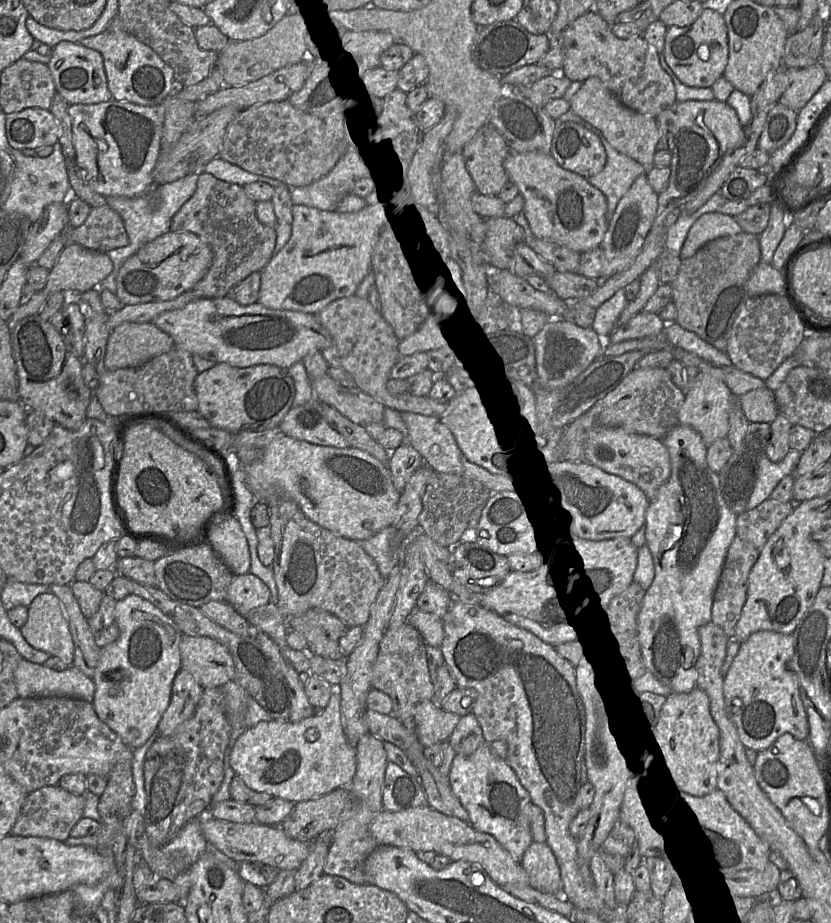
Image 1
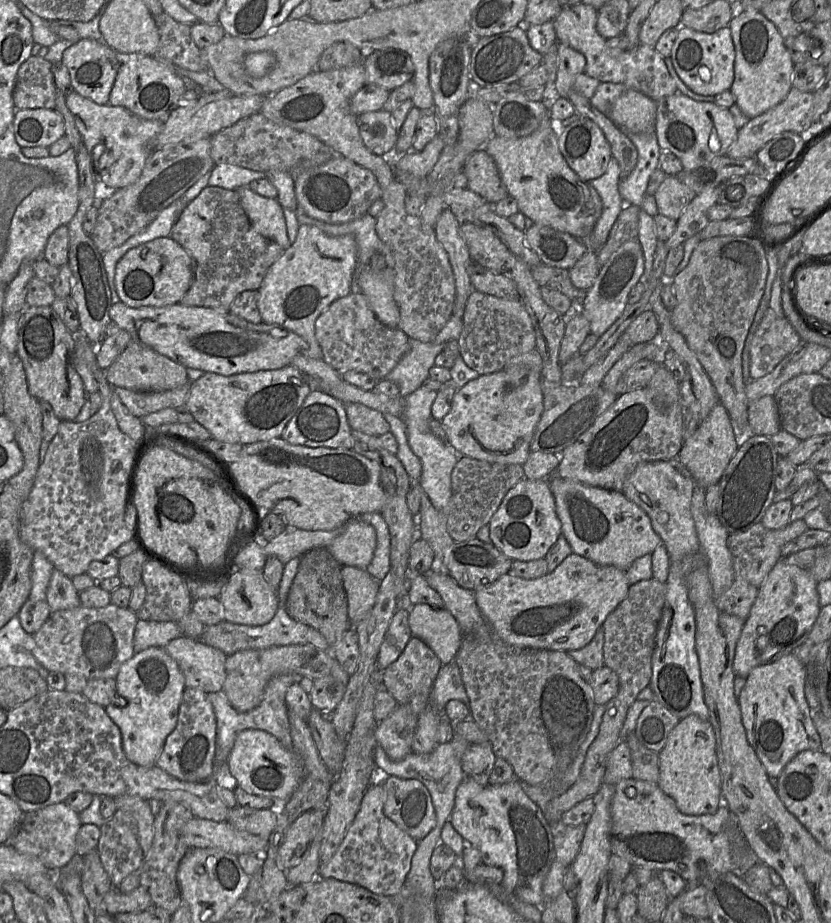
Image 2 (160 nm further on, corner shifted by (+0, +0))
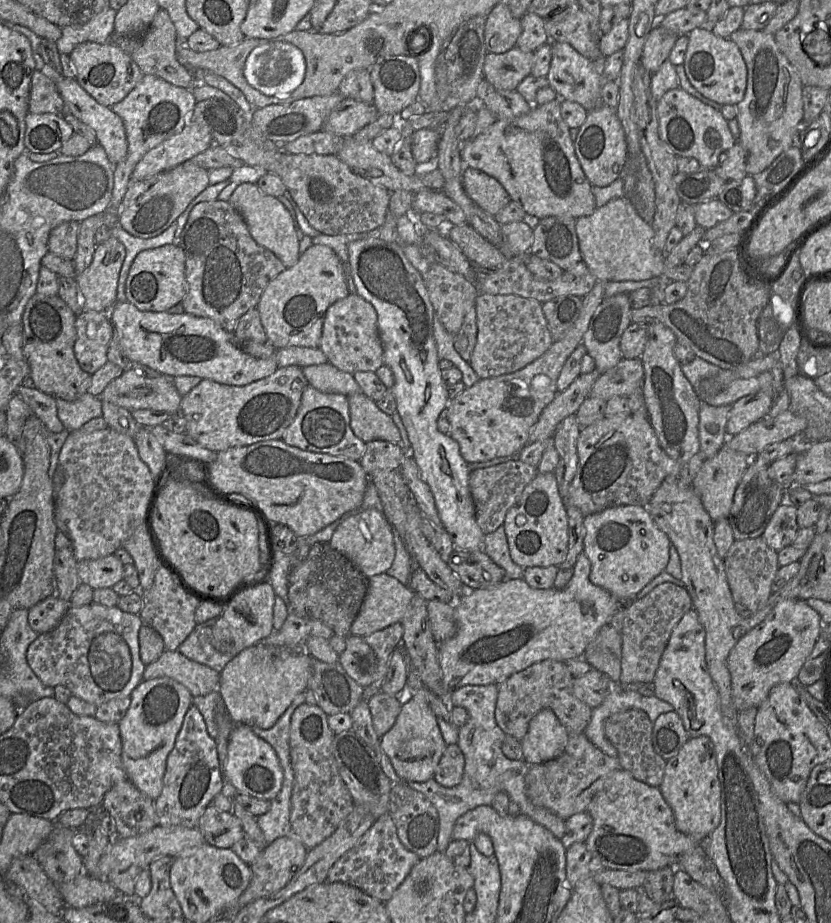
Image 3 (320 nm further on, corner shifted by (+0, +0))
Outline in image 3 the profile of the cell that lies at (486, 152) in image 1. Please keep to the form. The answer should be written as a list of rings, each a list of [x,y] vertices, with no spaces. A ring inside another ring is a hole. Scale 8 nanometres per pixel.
[[[465,167],[462,182],[468,196],[479,208],[494,217],[511,201],[498,180],[478,169]]]

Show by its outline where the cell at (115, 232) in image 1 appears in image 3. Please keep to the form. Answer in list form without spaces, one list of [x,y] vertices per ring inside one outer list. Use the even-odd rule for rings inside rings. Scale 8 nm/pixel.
[[[190,159],[144,180],[134,181],[130,177],[120,203],[118,224],[129,234],[139,238],[157,236],[171,226],[208,185],[208,170],[193,164]]]

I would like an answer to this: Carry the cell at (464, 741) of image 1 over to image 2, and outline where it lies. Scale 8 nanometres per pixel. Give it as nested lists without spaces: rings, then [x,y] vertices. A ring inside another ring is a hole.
[[[490,742],[471,743],[462,756],[463,771],[478,784],[489,785],[496,758]]]

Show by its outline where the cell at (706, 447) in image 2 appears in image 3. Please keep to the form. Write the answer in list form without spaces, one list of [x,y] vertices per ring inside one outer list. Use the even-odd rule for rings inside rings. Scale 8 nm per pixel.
[[[726,444],[712,458],[704,460],[697,473],[693,487],[713,522],[727,518],[734,500],[735,491],[750,463],[750,457],[729,448]]]

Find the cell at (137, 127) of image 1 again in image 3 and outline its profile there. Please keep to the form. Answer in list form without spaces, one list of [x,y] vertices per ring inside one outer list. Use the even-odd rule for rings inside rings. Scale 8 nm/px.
[[[46,64],[41,71],[54,82],[68,112],[94,131],[97,143],[104,148],[110,162],[113,165],[120,162],[127,153],[127,139],[122,119],[110,107],[99,104],[76,79],[66,78]]]

